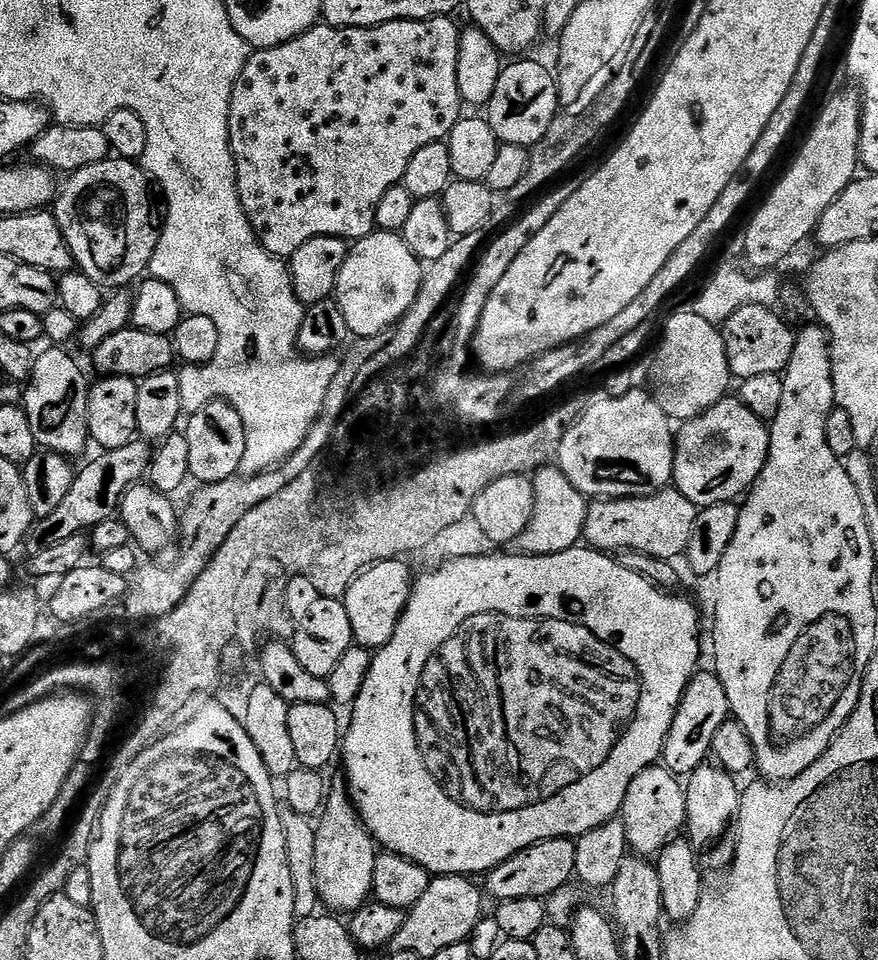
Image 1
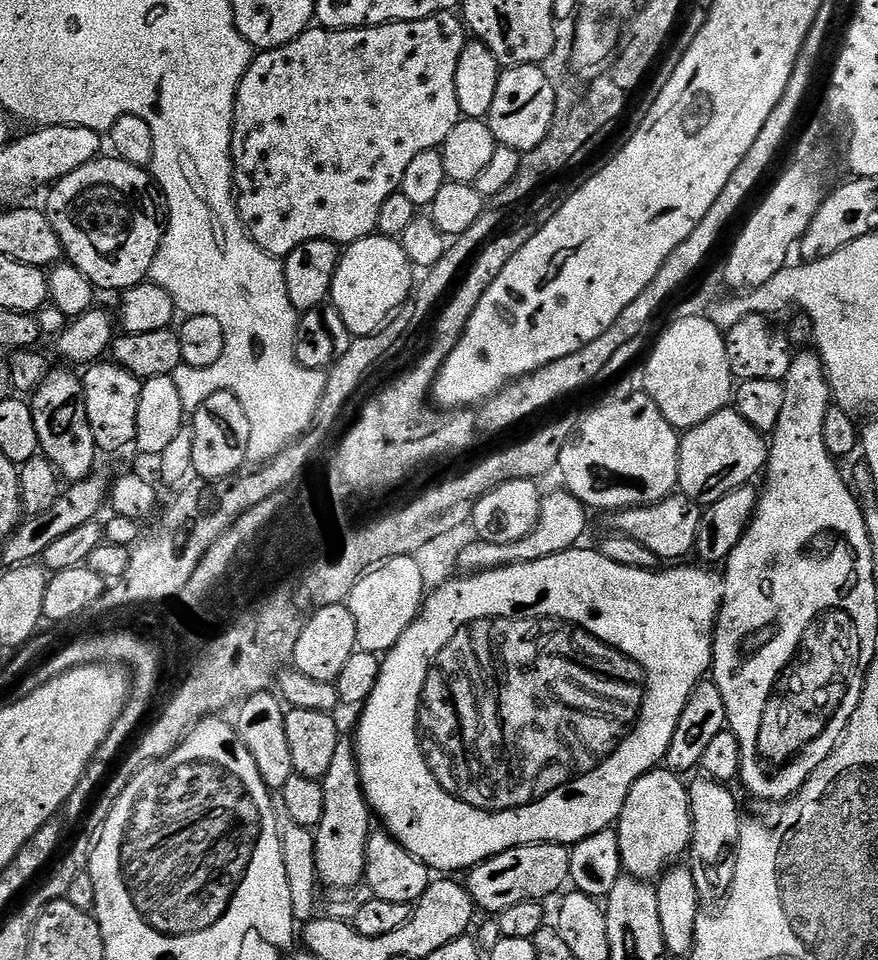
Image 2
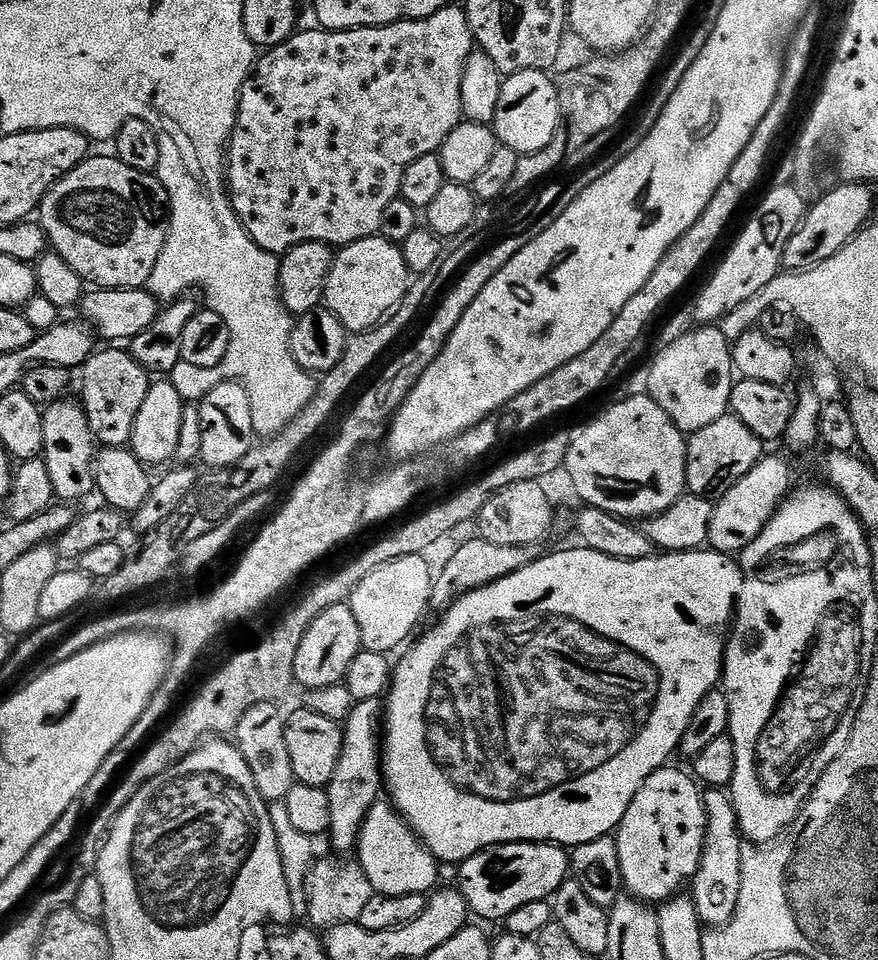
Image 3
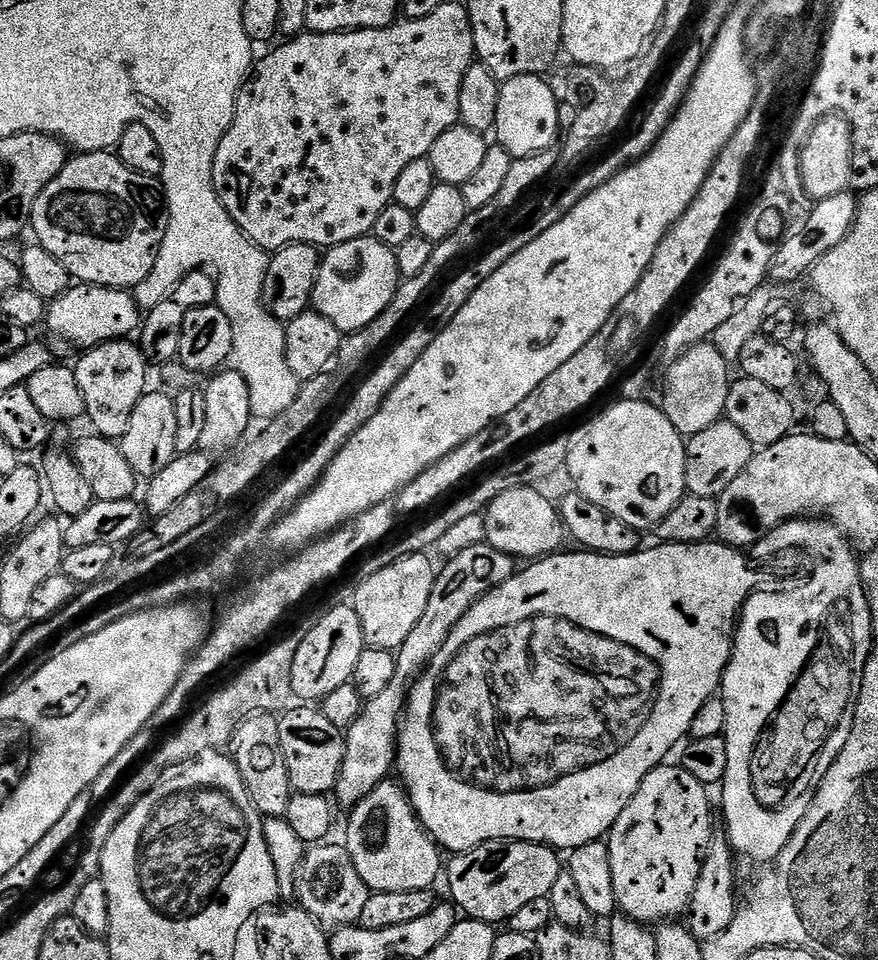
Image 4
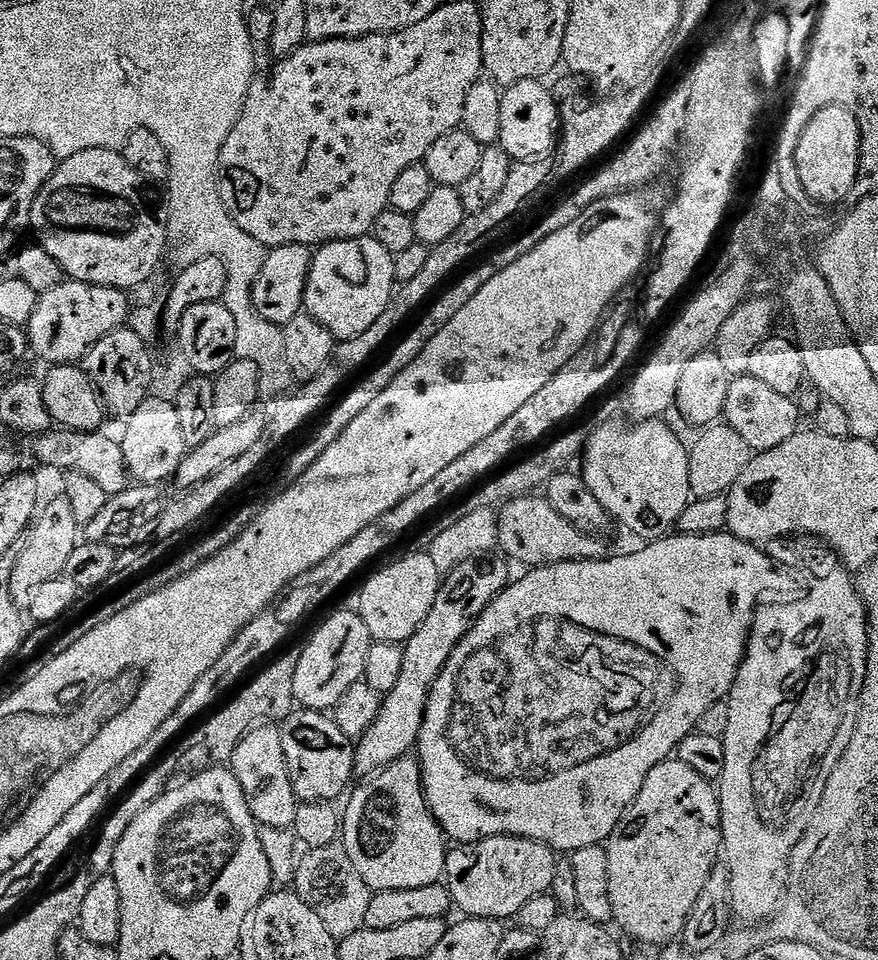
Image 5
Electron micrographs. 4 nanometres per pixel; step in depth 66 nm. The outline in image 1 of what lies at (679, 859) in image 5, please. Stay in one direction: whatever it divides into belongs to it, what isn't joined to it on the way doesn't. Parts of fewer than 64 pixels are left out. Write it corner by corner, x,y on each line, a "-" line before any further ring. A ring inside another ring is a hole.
653,766
642,770
630,790
626,790
622,819
626,826
628,847
635,855
645,858
655,857
669,841
685,831
686,814
685,785
663,766

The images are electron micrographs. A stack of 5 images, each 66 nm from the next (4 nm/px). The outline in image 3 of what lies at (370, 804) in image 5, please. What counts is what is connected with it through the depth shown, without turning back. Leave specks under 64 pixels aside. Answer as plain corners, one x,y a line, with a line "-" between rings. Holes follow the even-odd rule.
378,802
368,811
360,827
360,835
356,838
354,852
360,855
358,865
370,880
370,886
376,894
424,896
437,887
436,879
442,871
441,865
391,803

